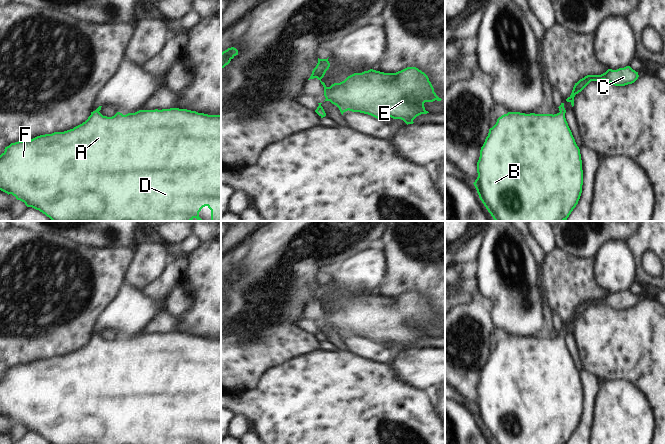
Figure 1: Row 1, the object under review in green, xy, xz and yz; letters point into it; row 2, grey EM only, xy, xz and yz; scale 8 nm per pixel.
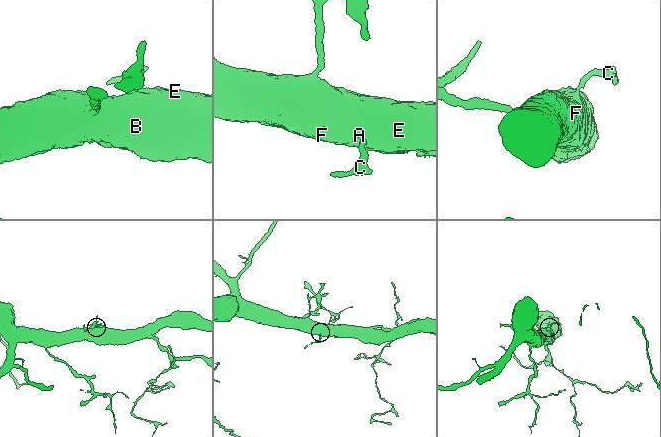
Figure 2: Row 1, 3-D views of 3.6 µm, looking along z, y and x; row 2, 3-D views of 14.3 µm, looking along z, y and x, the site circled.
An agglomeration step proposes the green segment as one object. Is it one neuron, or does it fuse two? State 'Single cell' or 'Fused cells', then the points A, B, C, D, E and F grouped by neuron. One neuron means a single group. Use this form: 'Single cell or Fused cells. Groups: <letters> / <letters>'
Single cell. Groups: A B C D E F

